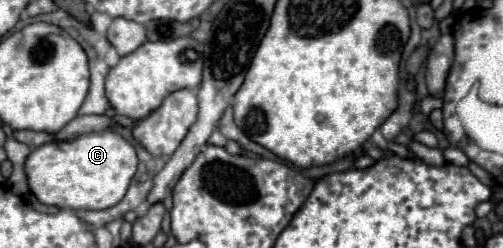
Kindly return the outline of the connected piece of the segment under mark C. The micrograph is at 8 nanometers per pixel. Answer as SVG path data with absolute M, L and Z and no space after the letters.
M106 128L78 136L72 142L46 142L26 158L28 186L42 204L68 210L112 208L126 194L138 168L134 146L118 132Z

